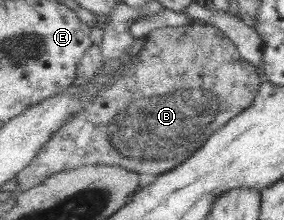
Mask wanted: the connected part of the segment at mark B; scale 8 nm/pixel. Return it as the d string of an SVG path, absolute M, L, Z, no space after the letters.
M190 23L161 27L146 35L143 52L122 73L115 73L106 89L95 96L84 112L75 114L67 126L38 152L26 170L17 176L21 191L37 187L47 178L81 166L115 165L154 176L163 175L185 164L223 126L253 106L262 87L258 68L239 54L235 43L213 25Z

